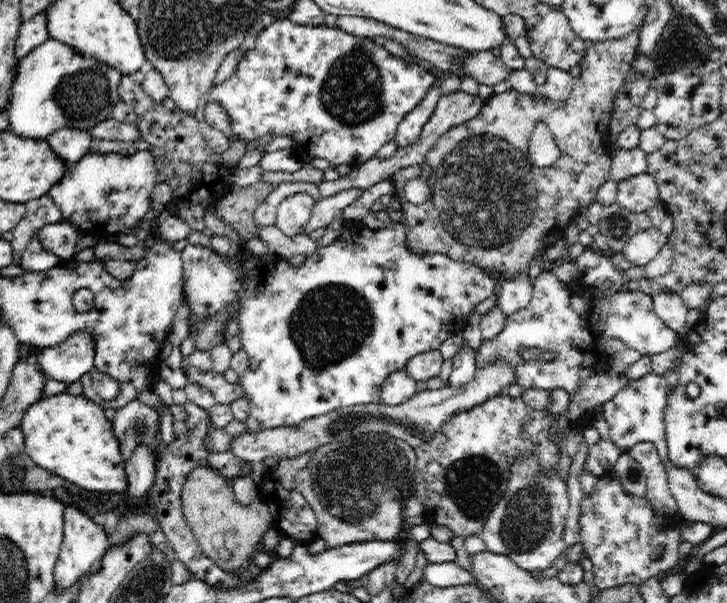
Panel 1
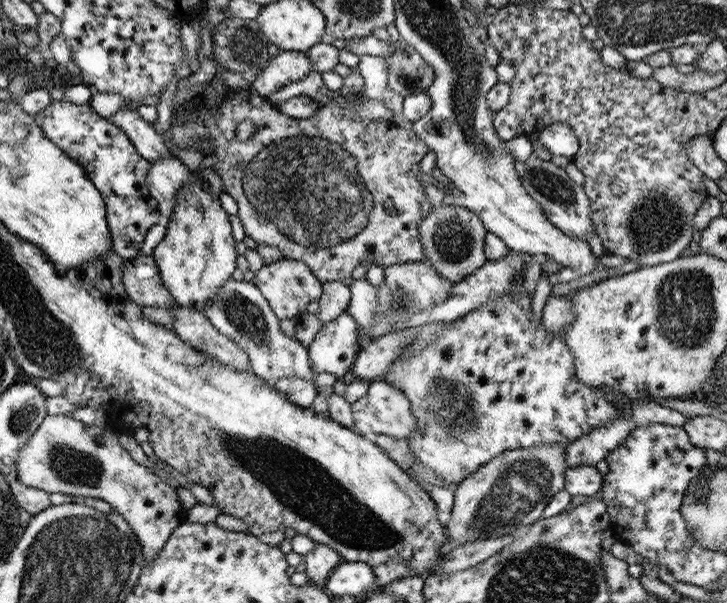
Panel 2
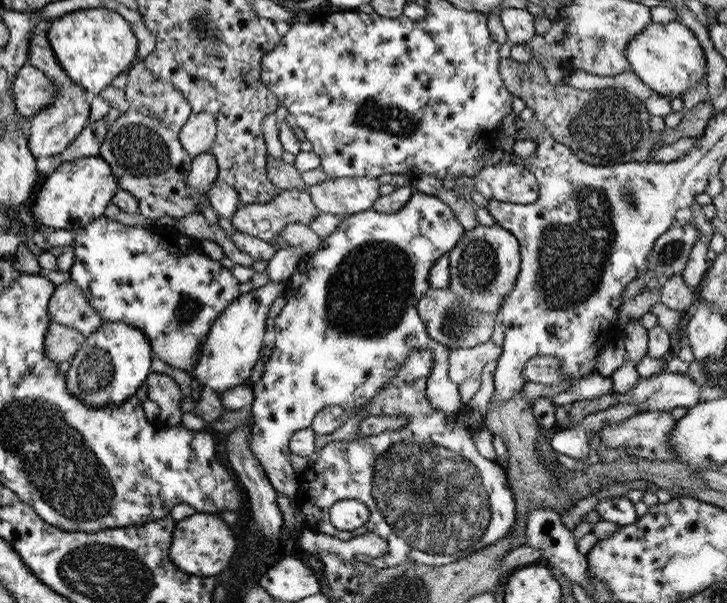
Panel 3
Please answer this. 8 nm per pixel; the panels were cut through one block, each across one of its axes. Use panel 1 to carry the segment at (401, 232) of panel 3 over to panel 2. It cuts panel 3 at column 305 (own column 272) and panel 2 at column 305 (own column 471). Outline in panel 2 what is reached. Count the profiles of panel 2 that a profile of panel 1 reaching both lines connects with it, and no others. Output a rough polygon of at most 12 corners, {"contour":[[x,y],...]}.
{"contour":[[300,260],[263,263],[250,282],[278,320],[297,320],[322,282]]}

